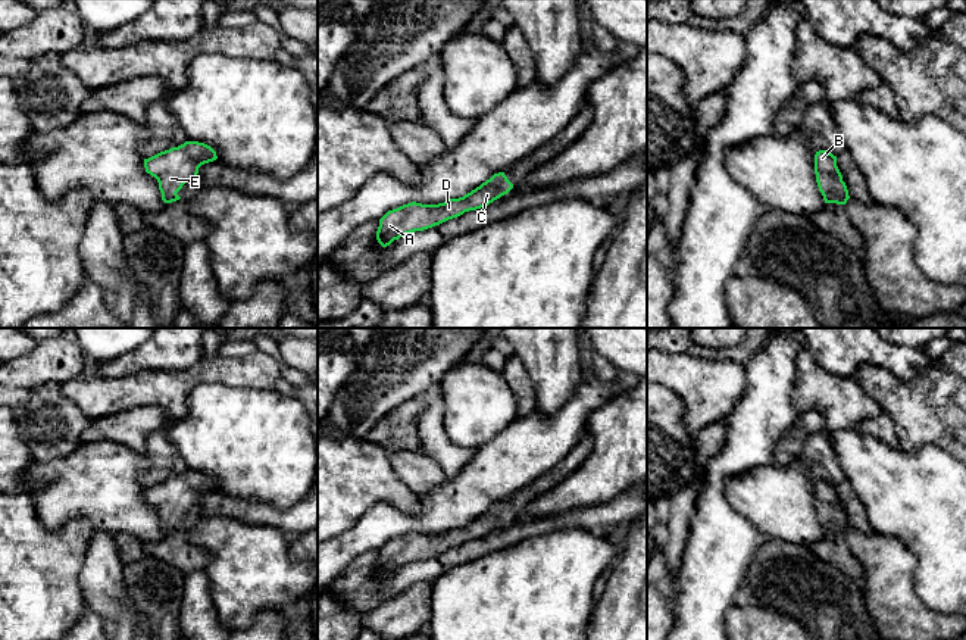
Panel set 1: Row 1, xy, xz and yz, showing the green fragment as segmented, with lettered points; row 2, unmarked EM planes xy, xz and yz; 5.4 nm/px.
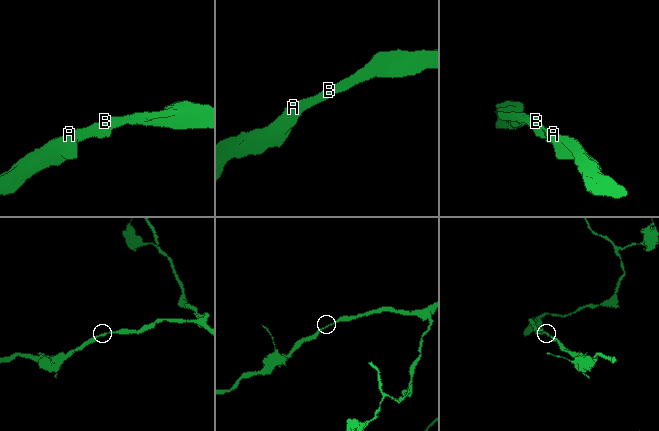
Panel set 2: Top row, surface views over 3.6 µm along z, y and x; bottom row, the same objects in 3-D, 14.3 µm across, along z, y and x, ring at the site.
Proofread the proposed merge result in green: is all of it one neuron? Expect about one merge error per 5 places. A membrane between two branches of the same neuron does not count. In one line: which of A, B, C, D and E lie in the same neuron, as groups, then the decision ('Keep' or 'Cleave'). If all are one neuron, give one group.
Groups: A B C D E. Keep

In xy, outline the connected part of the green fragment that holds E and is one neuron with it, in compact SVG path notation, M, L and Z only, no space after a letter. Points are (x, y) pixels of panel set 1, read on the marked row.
M185 141L178 147L144 159L144 168L147 174L157 179L162 200L172 203L181 199L176 193L182 185L197 178L198 168L216 159L216 152L210 146Z

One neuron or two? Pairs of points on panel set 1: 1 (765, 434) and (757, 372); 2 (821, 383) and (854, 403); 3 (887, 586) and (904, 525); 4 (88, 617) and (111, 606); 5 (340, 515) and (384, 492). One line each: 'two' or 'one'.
1: one
2: one
3: two
4: two
5: one

